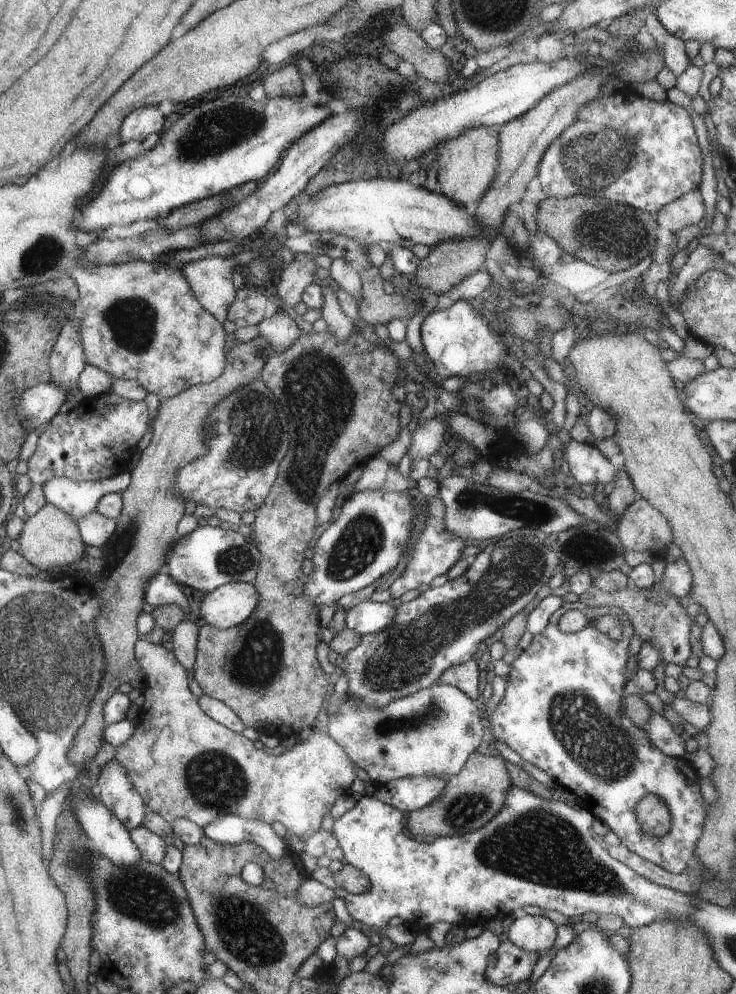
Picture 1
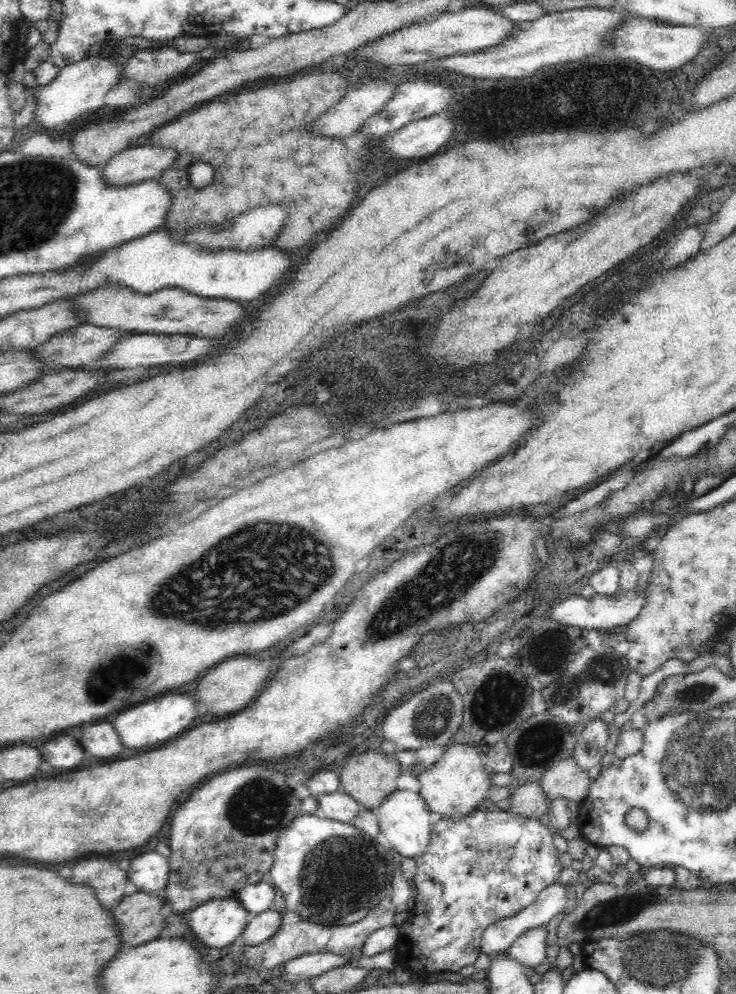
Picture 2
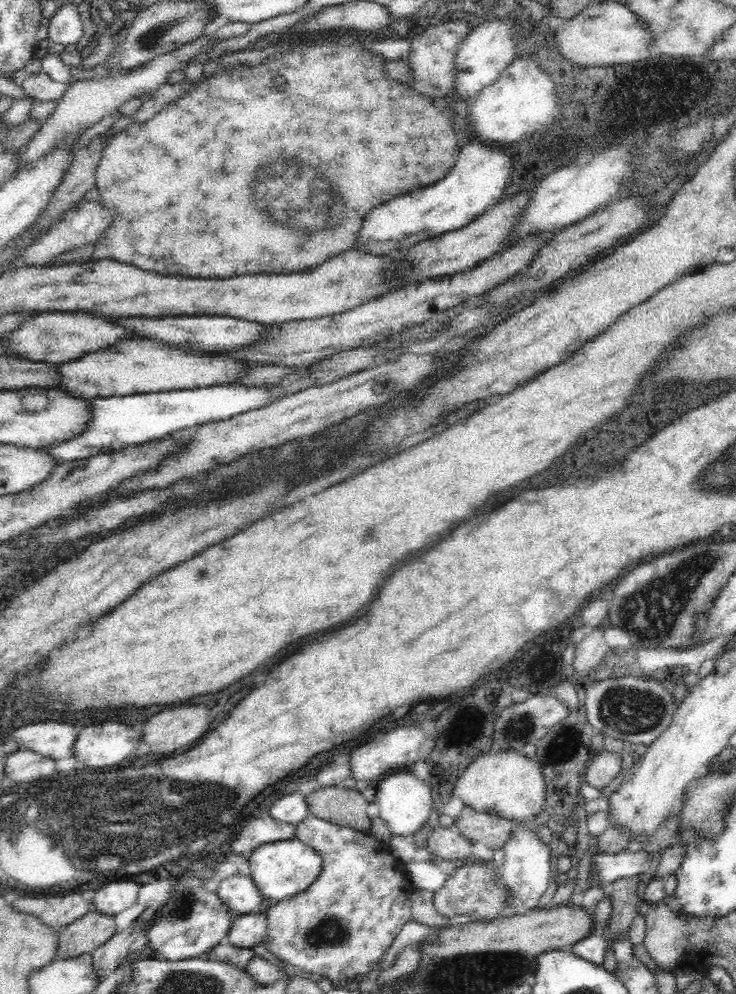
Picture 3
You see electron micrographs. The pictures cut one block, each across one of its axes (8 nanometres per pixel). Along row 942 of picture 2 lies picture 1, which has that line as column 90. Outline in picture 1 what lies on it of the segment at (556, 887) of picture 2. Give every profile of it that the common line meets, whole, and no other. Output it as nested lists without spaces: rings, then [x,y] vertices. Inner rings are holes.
[[[127,470],[102,481],[73,481],[66,477],[54,477],[44,484],[43,493],[48,503],[62,509],[78,522],[86,514],[96,511],[101,496],[122,492],[130,481],[131,472]]]

